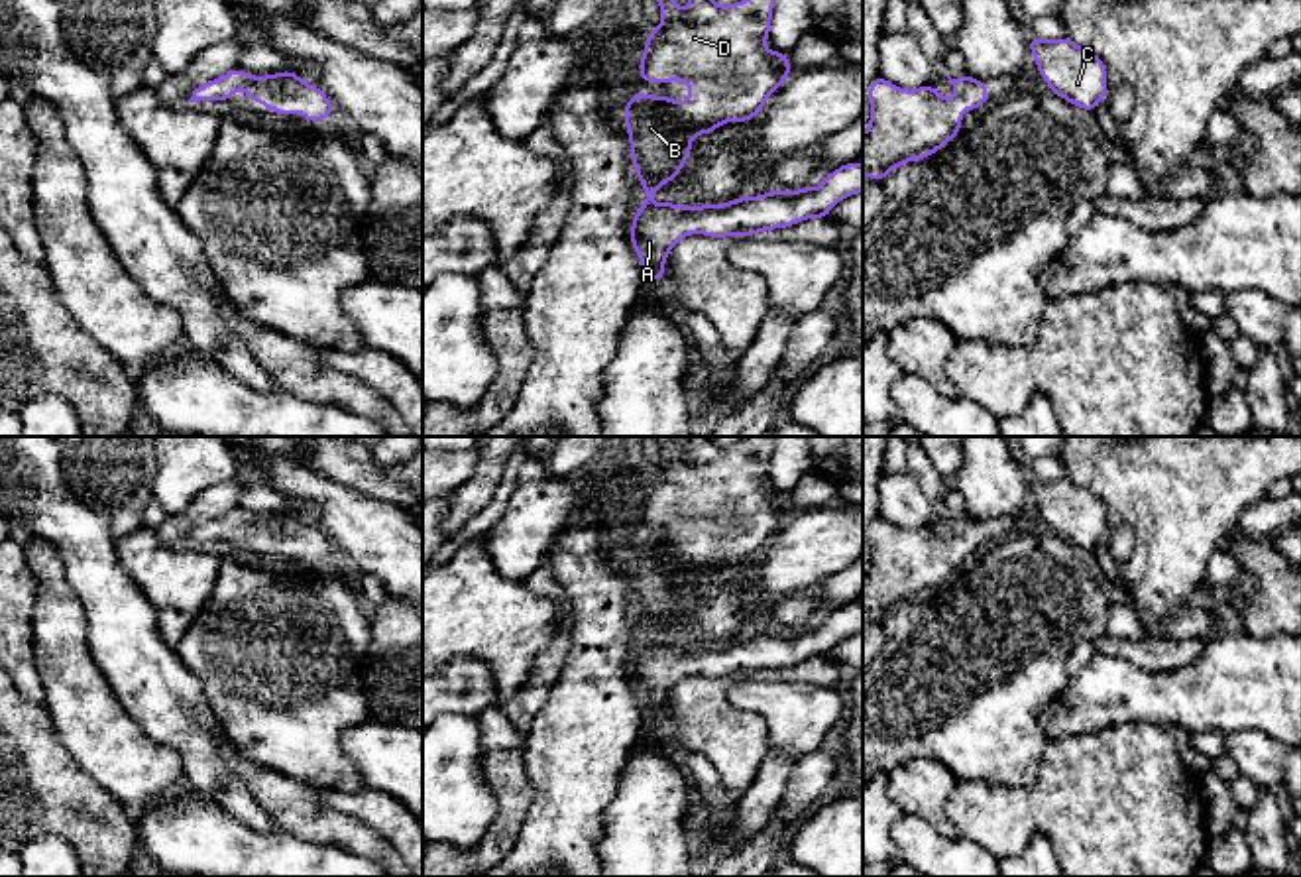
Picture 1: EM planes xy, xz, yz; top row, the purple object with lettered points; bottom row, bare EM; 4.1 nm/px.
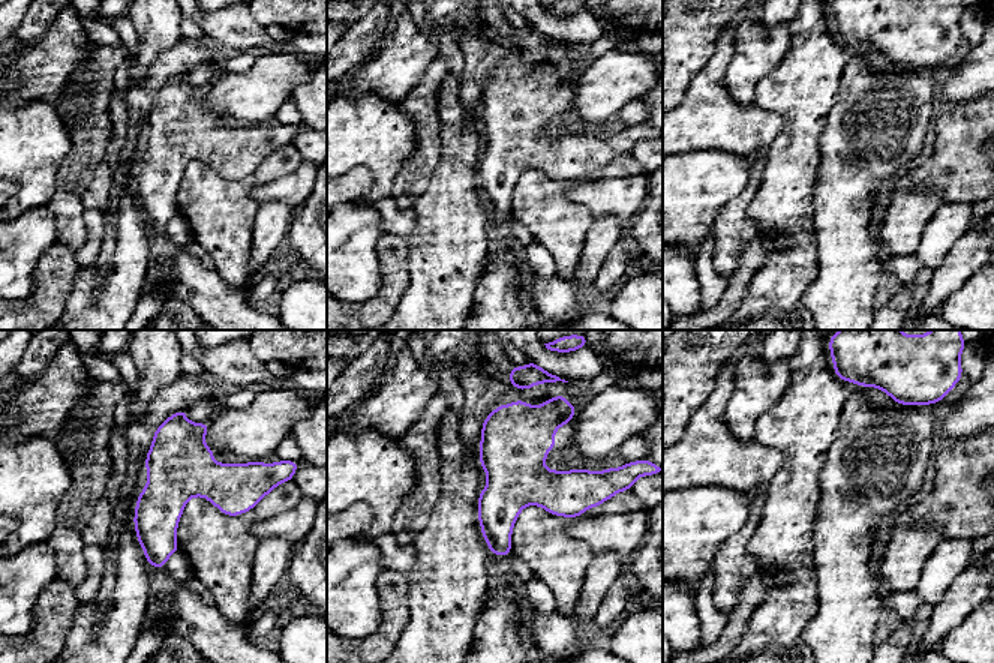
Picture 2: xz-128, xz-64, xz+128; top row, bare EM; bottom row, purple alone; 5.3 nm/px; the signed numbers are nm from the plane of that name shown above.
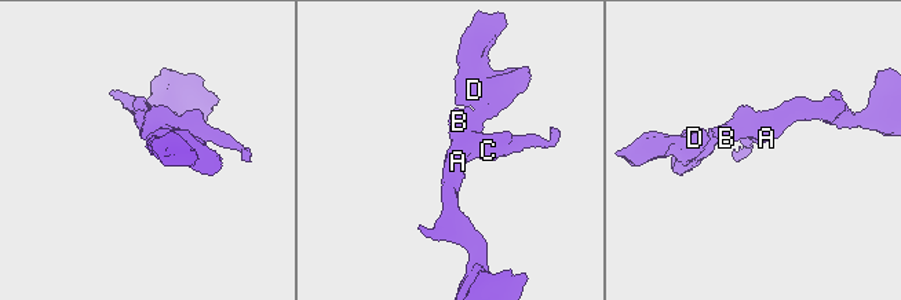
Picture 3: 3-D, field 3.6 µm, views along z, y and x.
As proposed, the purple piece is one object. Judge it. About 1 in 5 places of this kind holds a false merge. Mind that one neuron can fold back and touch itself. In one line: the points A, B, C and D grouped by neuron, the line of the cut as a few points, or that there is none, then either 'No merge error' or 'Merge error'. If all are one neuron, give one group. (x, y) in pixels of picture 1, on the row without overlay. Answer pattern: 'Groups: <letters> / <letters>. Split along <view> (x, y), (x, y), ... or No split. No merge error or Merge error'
Groups: A B C D. No split. No merge error

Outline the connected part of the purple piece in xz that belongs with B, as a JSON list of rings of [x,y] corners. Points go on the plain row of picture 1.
[[[674,437],[654,438],[662,464],[645,482],[641,525],[684,521],[694,535],[674,543],[668,535],[645,537],[639,529],[623,551],[631,602],[647,635],[633,655],[631,684],[649,722],[664,720],[664,700],[684,676],[757,676],[804,659],[827,659],[835,643],[863,633],[863,604],[851,602],[816,629],[786,633],[776,627],[727,645],[654,645],[652,633],[682,612],[694,588],[690,578],[711,576],[715,566],[733,560],[749,562],[792,513],[784,492],[764,488],[774,437],[751,437],[731,446],[690,437],[684,452],[674,446]]]

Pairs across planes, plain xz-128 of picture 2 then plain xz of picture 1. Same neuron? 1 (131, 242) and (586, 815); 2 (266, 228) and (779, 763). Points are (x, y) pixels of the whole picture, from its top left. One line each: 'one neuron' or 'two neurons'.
1: one neuron
2: one neuron

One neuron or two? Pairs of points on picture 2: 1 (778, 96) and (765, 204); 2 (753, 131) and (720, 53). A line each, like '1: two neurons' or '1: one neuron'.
1: one neuron
2: one neuron

